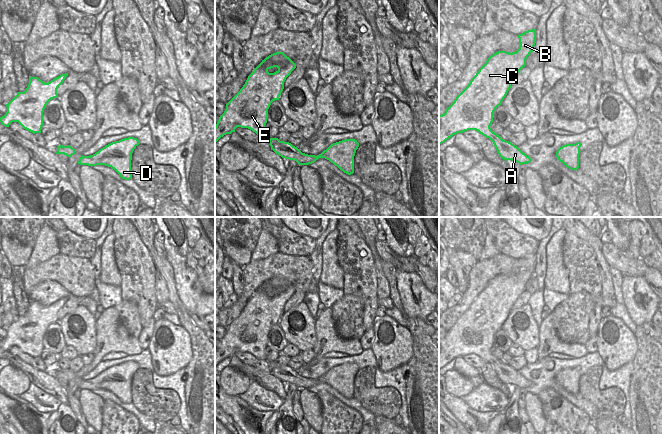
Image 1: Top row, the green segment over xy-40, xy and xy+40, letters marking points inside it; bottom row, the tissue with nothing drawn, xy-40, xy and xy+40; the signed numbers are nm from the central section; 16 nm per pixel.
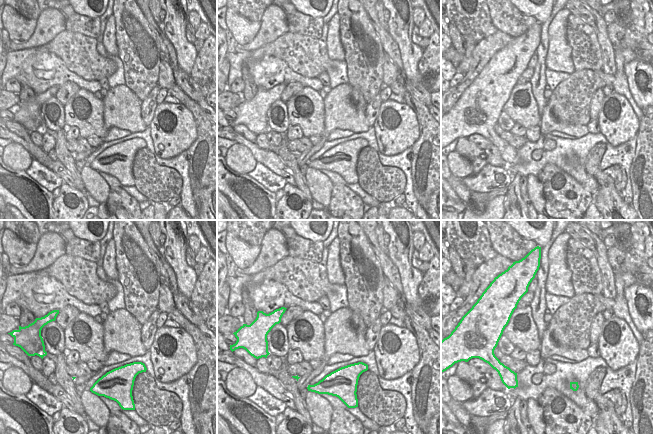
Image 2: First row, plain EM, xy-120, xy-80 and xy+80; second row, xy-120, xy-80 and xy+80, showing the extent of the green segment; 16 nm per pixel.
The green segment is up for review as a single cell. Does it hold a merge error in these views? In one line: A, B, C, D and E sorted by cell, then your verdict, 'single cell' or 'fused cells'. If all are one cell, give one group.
groups A B C D E; single cell

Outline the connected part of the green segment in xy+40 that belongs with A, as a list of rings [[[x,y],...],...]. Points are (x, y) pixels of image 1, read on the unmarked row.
[[[536,253],[525,255],[518,262],[520,270],[516,276],[498,275],[491,279],[445,337],[439,339],[439,369],[457,357],[476,354],[493,366],[502,383],[520,389],[532,385],[517,370],[503,364],[490,352],[494,335],[502,328],[511,307],[533,276]]]

